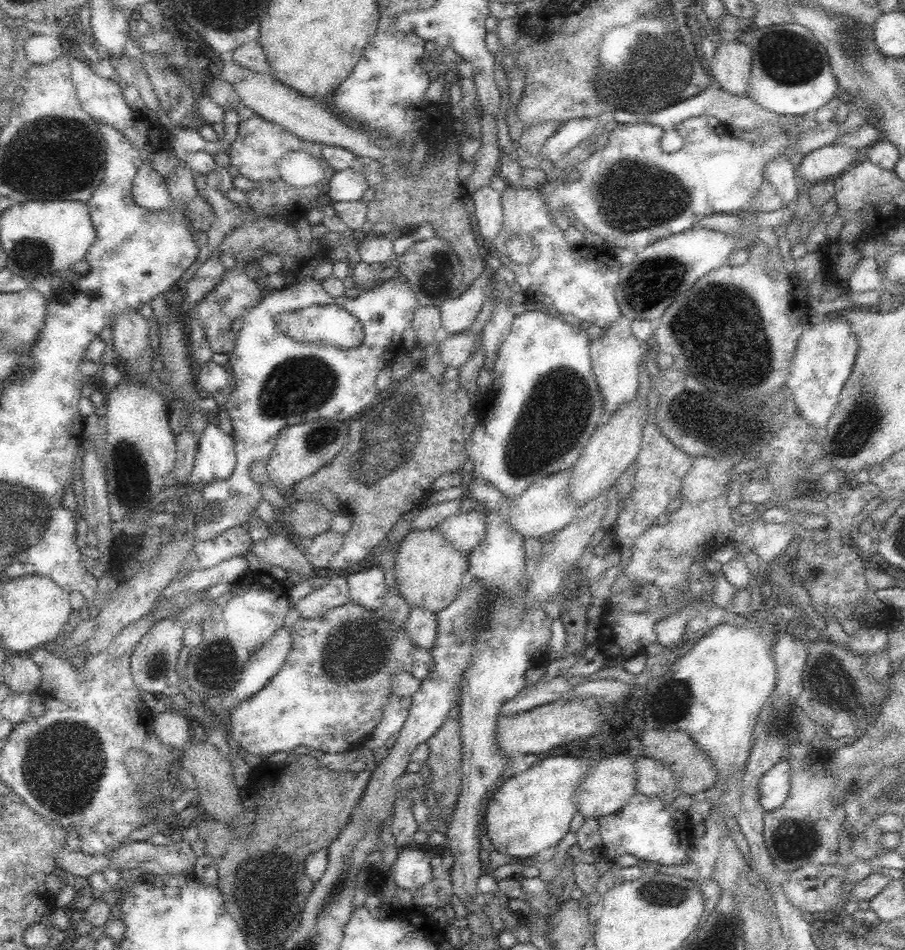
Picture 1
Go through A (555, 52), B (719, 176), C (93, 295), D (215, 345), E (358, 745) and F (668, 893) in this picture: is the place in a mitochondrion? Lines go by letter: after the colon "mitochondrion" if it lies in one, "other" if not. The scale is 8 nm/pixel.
A: other
B: other
C: other
D: other
E: other
F: mitochondrion

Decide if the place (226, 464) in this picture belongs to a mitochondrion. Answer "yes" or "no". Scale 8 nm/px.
no

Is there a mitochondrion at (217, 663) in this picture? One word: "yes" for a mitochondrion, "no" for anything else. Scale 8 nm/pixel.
yes

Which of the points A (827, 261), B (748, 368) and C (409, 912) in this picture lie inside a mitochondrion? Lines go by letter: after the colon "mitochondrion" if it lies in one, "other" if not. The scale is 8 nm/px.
A: other
B: mitochondrion
C: other

